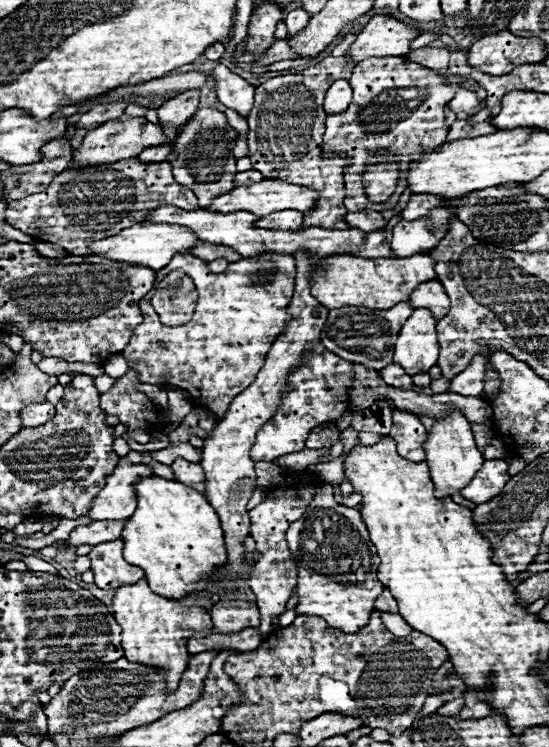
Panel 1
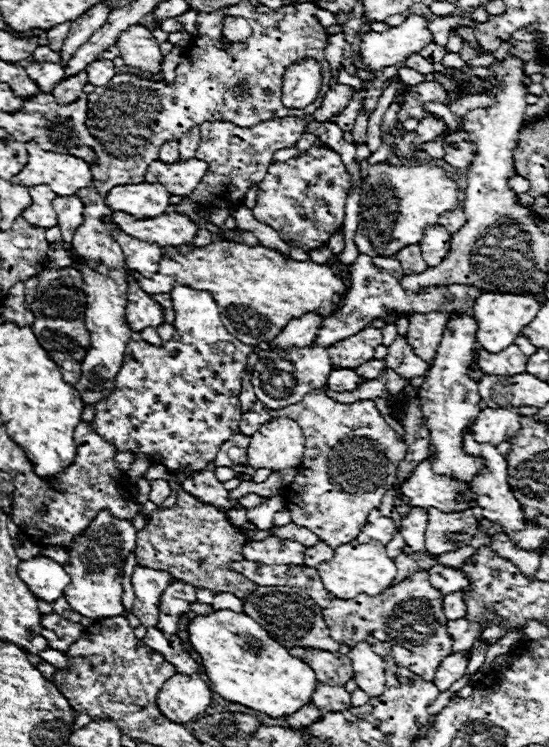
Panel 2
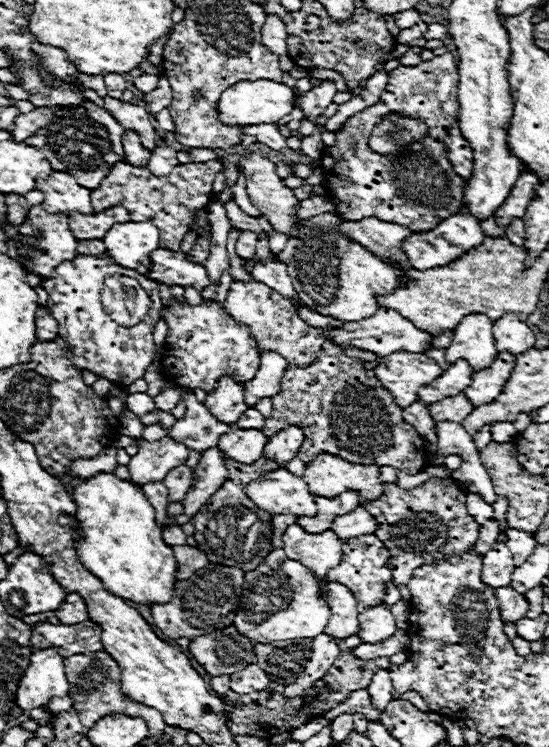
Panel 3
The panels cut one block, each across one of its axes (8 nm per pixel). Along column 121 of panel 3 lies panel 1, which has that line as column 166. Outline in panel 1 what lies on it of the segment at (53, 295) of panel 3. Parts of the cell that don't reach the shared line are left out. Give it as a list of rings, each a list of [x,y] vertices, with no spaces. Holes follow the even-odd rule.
[[[264,252],[254,260],[228,264],[226,272],[214,274],[208,270],[208,264],[196,256],[178,254],[166,268],[160,268],[156,276],[160,278],[174,270],[188,274],[196,284],[198,300],[192,320],[184,326],[160,324],[158,314],[150,304],[150,298],[154,296],[154,290],[150,290],[140,300],[144,322],[134,330],[122,356],[128,360],[128,366],[138,372],[140,382],[184,388],[196,404],[208,408],[216,416],[224,416],[234,396],[254,382],[272,340],[282,334],[284,322],[288,320],[286,308],[294,292],[294,256]]]

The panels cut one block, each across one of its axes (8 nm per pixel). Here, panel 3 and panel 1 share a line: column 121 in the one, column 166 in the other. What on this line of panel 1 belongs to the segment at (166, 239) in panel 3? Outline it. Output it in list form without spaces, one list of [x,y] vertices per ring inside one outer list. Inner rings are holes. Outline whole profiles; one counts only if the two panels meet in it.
[[[140,158],[124,160],[128,164],[128,172],[118,170],[94,170],[86,172],[86,168],[68,168],[58,174],[52,184],[34,196],[26,196],[24,200],[16,200],[8,204],[6,222],[26,234],[30,234],[30,220],[62,220],[62,228],[70,228],[70,222],[82,224],[80,216],[86,214],[86,236],[114,236],[122,228],[130,224],[142,222],[144,216],[156,206],[178,206],[184,210],[198,210],[198,202],[192,190],[180,186],[168,162],[142,162]],[[114,196],[128,196],[124,200]],[[110,232],[110,234],[102,234]]]

